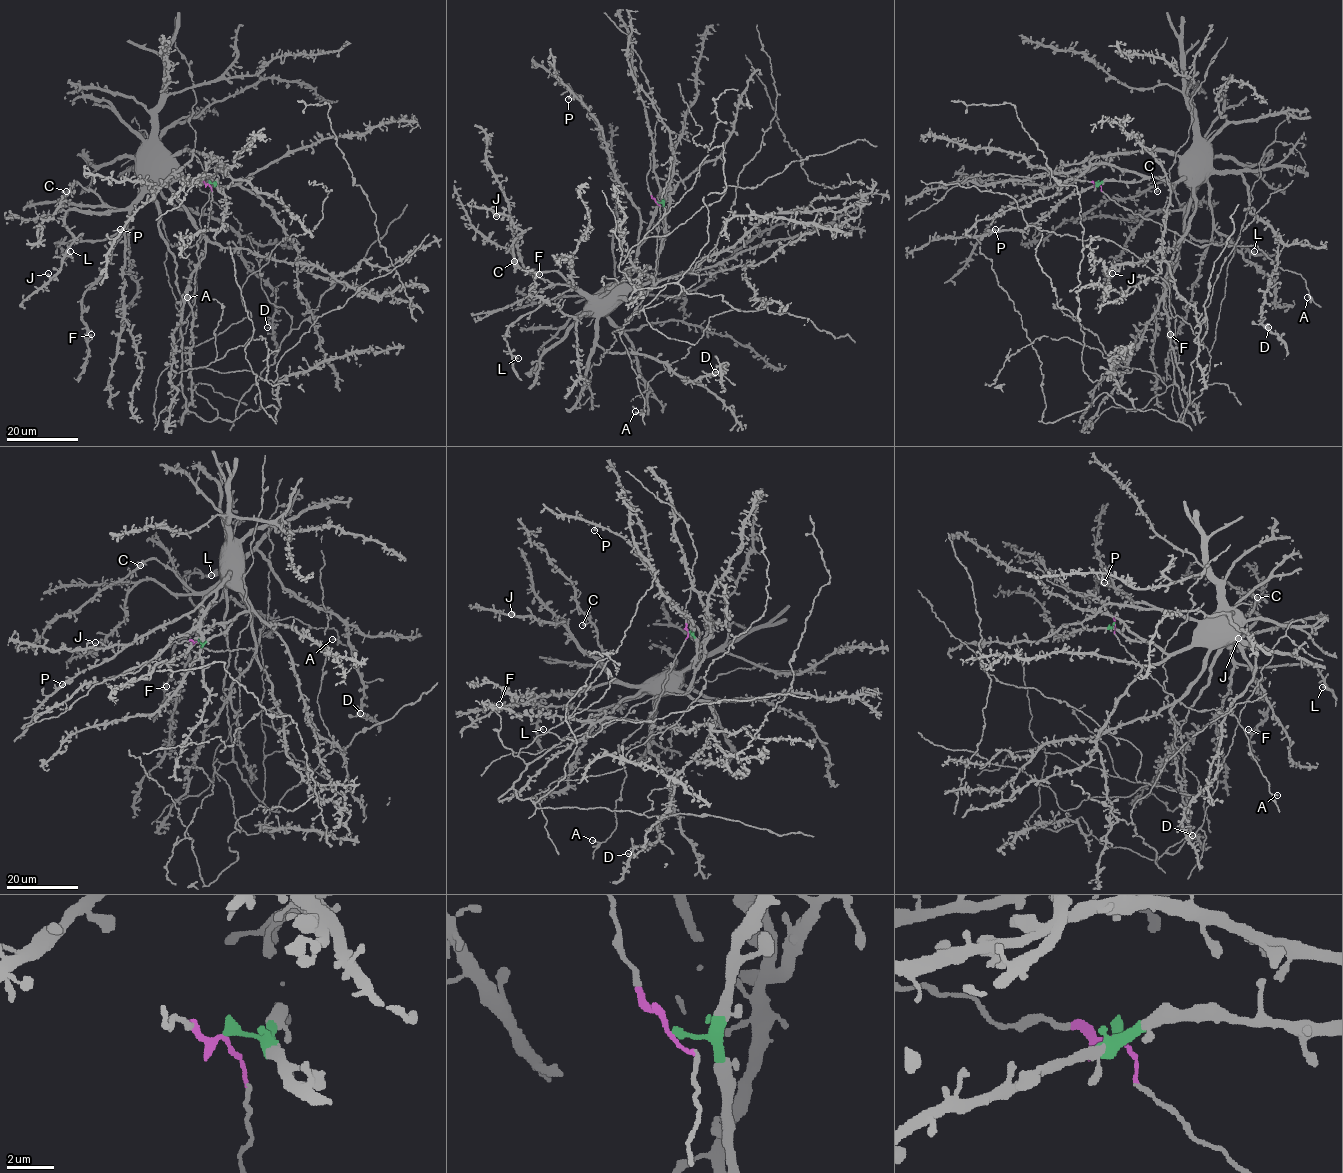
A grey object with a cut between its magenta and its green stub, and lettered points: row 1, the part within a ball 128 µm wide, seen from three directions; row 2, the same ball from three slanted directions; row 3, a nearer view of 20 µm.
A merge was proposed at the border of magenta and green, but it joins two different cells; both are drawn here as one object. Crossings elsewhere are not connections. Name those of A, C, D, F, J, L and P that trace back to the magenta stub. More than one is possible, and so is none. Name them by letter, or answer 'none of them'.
A

